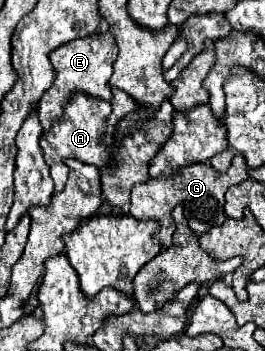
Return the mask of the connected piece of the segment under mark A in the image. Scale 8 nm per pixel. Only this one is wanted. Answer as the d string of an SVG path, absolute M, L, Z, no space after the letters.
M73 93L71 103L65 105L63 121L55 123L49 133L41 135L41 149L47 159L47 165L51 167L51 177L55 181L55 193L59 193L67 181L67 165L63 159L79 159L95 167L107 165L109 149L107 149L107 143L101 141L101 137L107 131L109 113L111 113L111 103L83 95L83 93Z

